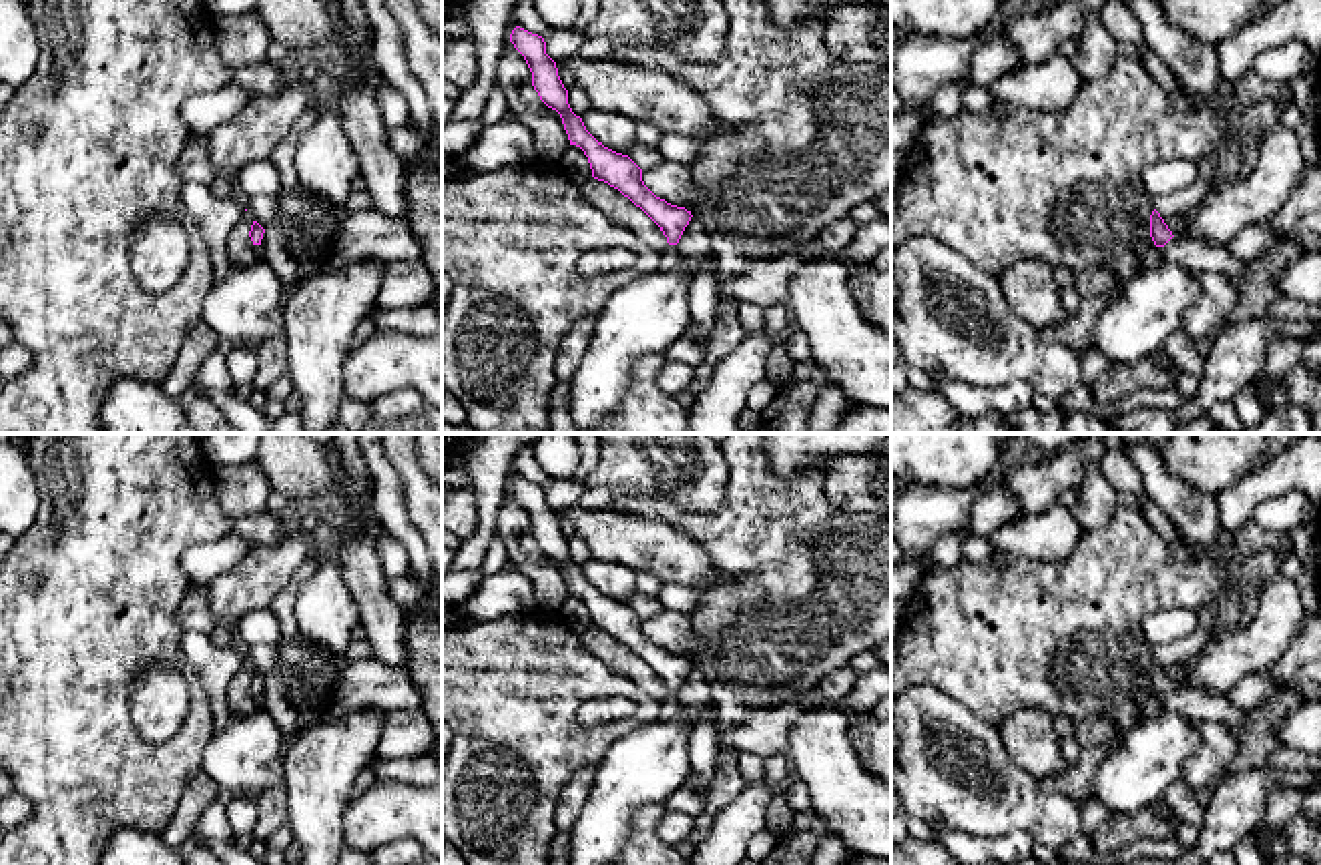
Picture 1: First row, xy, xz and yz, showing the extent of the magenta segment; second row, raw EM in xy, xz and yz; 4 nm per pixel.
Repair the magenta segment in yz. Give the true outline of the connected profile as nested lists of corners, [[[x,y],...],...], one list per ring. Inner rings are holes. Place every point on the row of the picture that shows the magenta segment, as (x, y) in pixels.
[[[1160,213],[1150,215],[1150,237],[1156,247],[1164,249],[1166,259],[1188,271],[1205,271],[1223,275],[1235,289],[1243,285],[1245,269],[1227,247],[1213,247],[1203,241],[1176,239]]]

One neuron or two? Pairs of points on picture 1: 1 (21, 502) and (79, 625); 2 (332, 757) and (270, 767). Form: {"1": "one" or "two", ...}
{"1": "two", "2": "two"}

